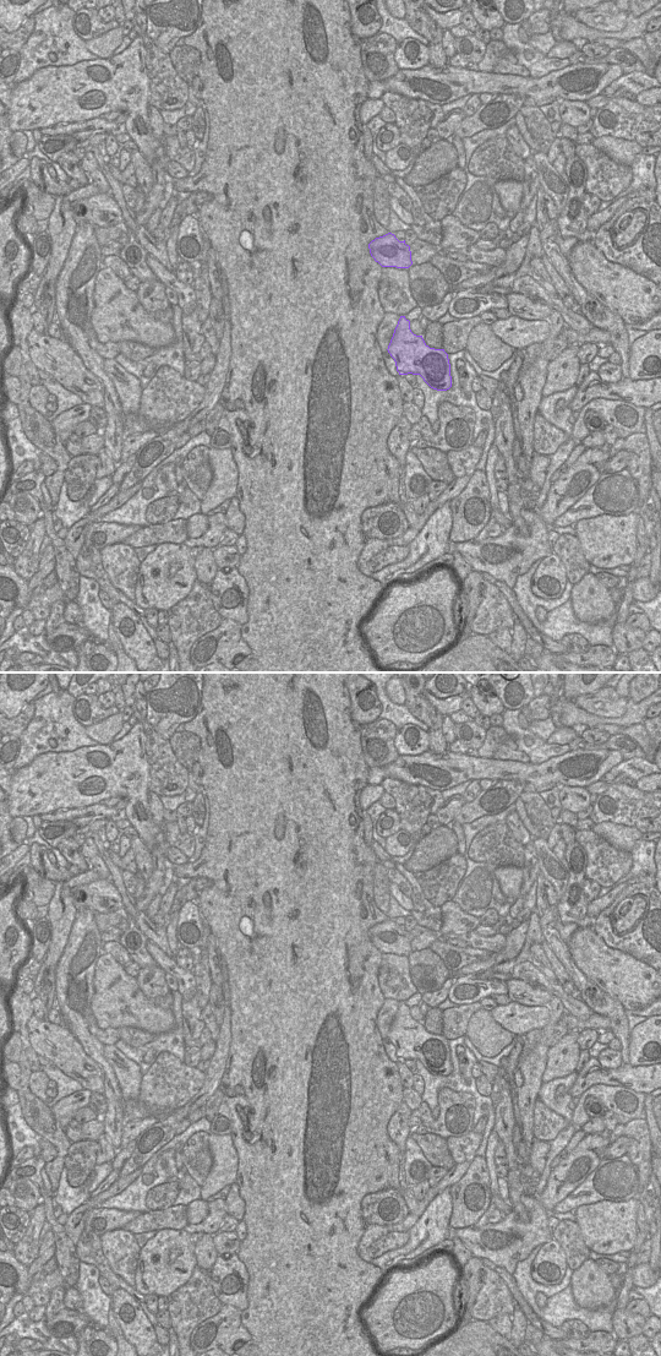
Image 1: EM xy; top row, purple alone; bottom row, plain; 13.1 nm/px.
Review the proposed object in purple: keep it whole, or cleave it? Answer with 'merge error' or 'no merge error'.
no merge error

